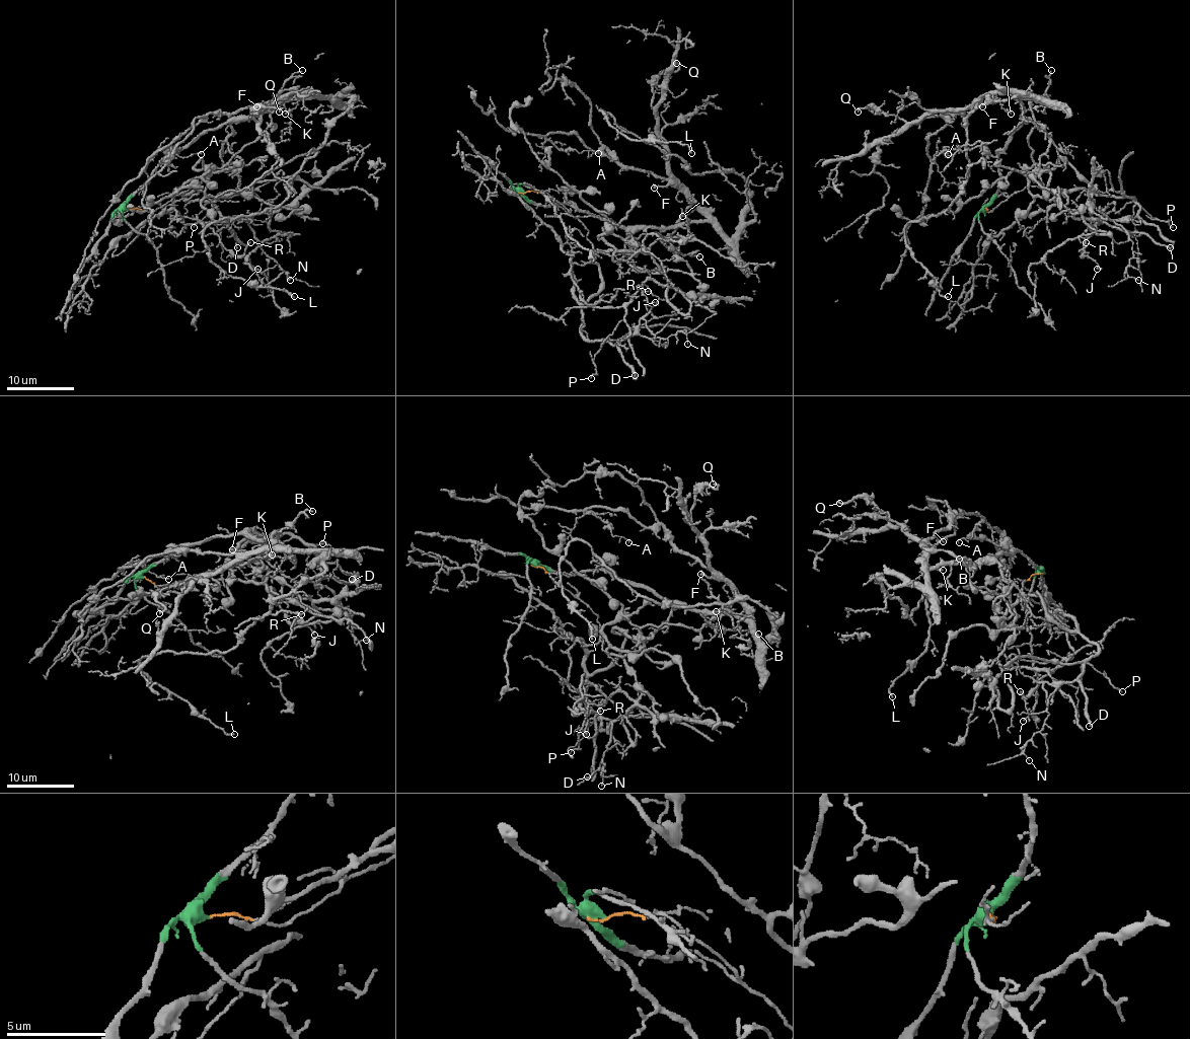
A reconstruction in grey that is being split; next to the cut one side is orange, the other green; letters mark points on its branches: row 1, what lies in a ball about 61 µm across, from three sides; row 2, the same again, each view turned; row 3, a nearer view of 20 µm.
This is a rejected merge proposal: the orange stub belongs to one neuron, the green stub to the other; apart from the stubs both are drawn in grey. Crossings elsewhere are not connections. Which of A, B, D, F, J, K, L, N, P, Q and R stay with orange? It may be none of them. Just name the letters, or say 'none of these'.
D, J, N, P, R

